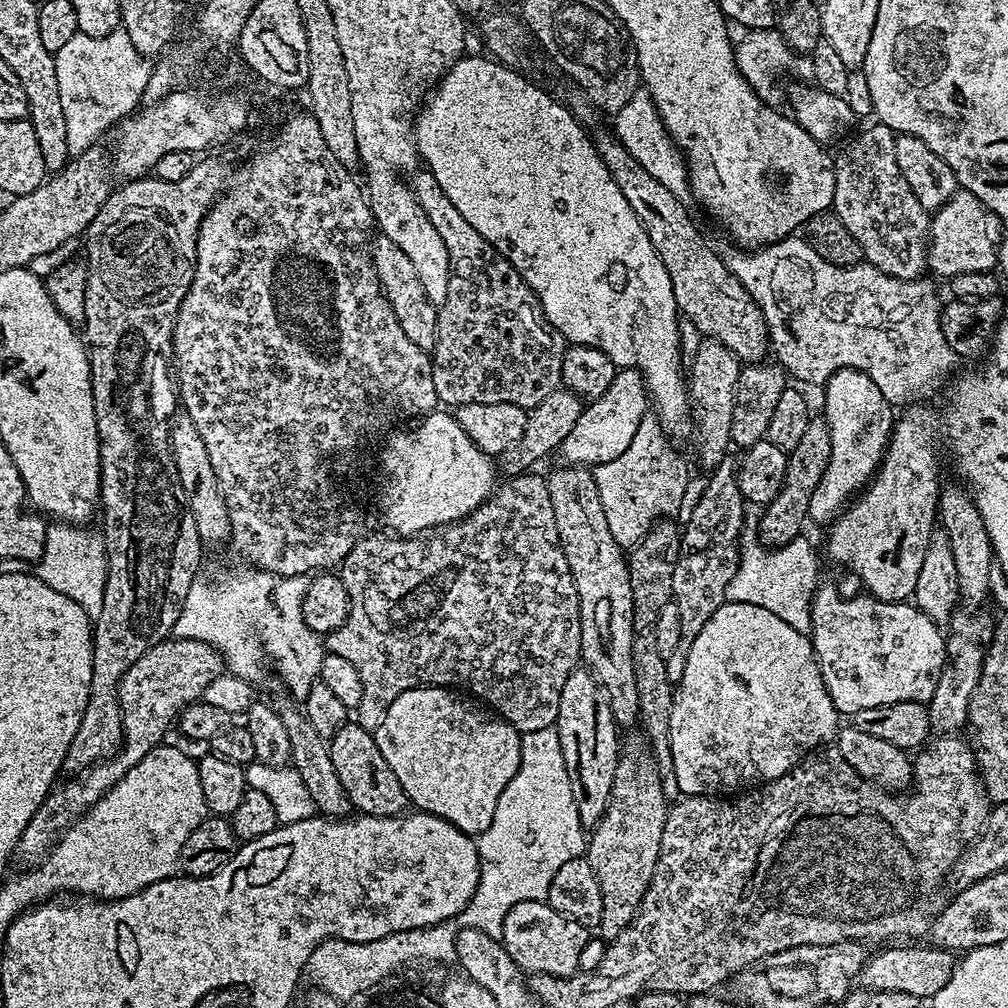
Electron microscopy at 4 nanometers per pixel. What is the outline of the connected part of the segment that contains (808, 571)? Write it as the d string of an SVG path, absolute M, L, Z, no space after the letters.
M748 526L740 535L740 565L726 590L726 601L762 606L762 610L778 614L778 618L794 626L794 630L808 634L812 630L812 599L821 580L820 560L812 556L812 544L807 538L781 548L765 548L757 529Z

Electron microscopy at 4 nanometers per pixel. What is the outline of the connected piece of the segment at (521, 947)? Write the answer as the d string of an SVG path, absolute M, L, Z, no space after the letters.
M527 900L518 902L506 914L504 923L504 939L502 941L506 954L514 958L514 962L525 974L550 974L551 976L573 976L580 971L578 958L582 955L582 946L590 938L589 929L584 928L578 922L570 922L570 918L562 918L558 910L551 908L544 900Z

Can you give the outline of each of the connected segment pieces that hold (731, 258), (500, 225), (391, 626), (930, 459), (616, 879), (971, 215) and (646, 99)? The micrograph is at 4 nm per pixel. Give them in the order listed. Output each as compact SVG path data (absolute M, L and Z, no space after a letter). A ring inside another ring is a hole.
M796 239L780 240L755 250L736 250L740 252L727 253L726 256L729 270L742 286L746 286L758 310L762 310L762 318L768 323L771 355L791 379L793 376L801 380L796 381L801 385L823 386L838 370L862 370L862 374L866 374L870 382L882 390L882 398L886 398L892 406L907 405L910 396L949 383L953 375L952 367L958 363L958 357L954 350L950 350L946 337L942 335L942 300L936 297L935 290L927 284L926 279L903 280L892 277L867 262L849 268L834 266L826 262L822 254L815 252L807 239Z
M465 55L456 61L451 69L444 73L439 84L427 97L426 103L419 109L420 117L414 120L414 135L416 151L419 159L426 163L427 171L434 174L436 184L446 190L446 198L454 202L458 214L470 222L502 255L518 270L518 274L532 287L533 294L540 302L544 317L548 319L555 331L564 337L569 345L585 344L601 348L617 366L621 368L639 368L645 377L652 378L655 372L668 372L672 376L681 375L680 344L678 330L678 311L671 289L670 278L666 268L655 253L646 230L634 210L626 202L625 195L619 190L614 178L610 176L606 162L602 162L598 150L593 144L593 137L586 134L585 125L575 120L571 112L564 107L559 99L556 100L548 92L543 92L536 84L531 84L514 68L508 68L495 59L483 60L480 56Z
M521 474L505 479L505 484L501 488L499 485L469 516L463 516L452 524L445 524L443 528L423 538L401 538L395 534L387 534L388 536L368 536L365 540L364 537L357 539L348 557L339 565L340 581L346 586L346 594L350 594L350 614L341 628L327 633L326 648L328 652L354 662L354 666L358 666L358 674L362 674L364 693L362 702L354 709L354 720L367 732L375 733L376 728L382 726L382 718L386 718L386 710L390 710L390 702L394 702L398 694L421 685L469 688L477 701L483 702L501 720L515 726L516 731L521 734L555 725L562 686L566 686L566 678L570 678L570 674L577 671L581 663L580 599L574 586L574 578L570 574L570 566L566 562L566 554L560 545L558 526L554 526L554 506L550 506L547 479L543 475L532 475L536 474ZM388 648L396 648L396 656L388 652Z
M909 407L904 417L895 421L892 438L888 441L888 448L884 452L884 458L880 461L880 467L876 470L876 475L869 480L866 487L849 503L848 507L832 521L828 532L828 556L836 564L848 564L848 568L865 584L867 591L878 600L894 600L904 602L915 593L918 570L922 570L922 558L926 558L926 546L930 546L930 538L934 535L934 525L938 520L938 505L940 502L941 481L936 481L936 452L932 449L932 439L936 436L940 424L936 421L936 416L928 408Z
M643 738L625 739L618 766L614 770L614 786L610 786L610 802L586 840L586 859L598 878L598 890L602 890L602 918L598 932L605 941L618 938L618 934L622 934L622 930L626 930L626 926L630 926L638 914L642 898L650 886L650 878L654 878L654 866L658 862L658 850L662 846L662 830L666 826L669 807L670 800L660 781L656 759L652 756L648 741Z
M957 190L939 210L931 213L927 267L943 278L993 271L1000 254L1000 234L1000 219L973 192Z
M637 90L634 98L630 98L630 102L626 102L626 106L622 106L622 110L614 114L614 120L616 120L615 139L630 152L630 157L634 158L651 177L662 182L662 185L666 186L666 189L675 194L678 199L687 201L690 189L688 165L684 162L684 153L670 138L648 91Z

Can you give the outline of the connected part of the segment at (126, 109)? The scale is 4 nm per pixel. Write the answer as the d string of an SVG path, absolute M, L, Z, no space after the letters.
M117 30L102 36L102 42L96 42L96 60L56 60L56 73L58 74L58 98L62 98L62 114L66 118L66 146L68 147L69 157L80 156L87 148L93 147L97 143L96 140L104 131L111 129L117 122L125 117L130 117L137 111L138 105L143 101L144 91L146 90L146 82L150 78L153 65L134 48L134 43L131 42L126 32Z

